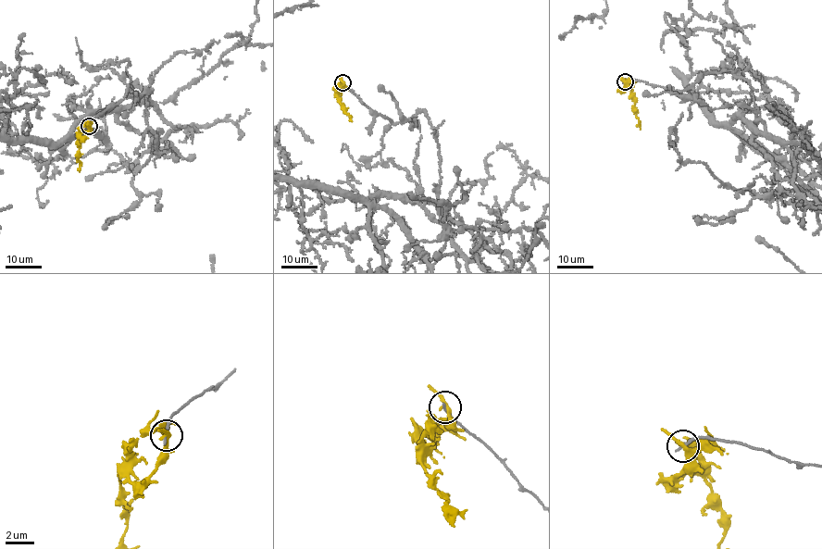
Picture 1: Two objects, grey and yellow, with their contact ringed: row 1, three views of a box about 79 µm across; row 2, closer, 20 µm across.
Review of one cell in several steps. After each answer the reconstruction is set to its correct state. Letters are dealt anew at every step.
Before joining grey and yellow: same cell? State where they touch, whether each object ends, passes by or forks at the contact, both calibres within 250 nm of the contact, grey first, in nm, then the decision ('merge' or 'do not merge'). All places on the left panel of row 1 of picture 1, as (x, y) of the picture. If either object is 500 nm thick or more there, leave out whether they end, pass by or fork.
place (89, 126); grey ends; yellow forks; calibres 200 and 240 nm; do not merge

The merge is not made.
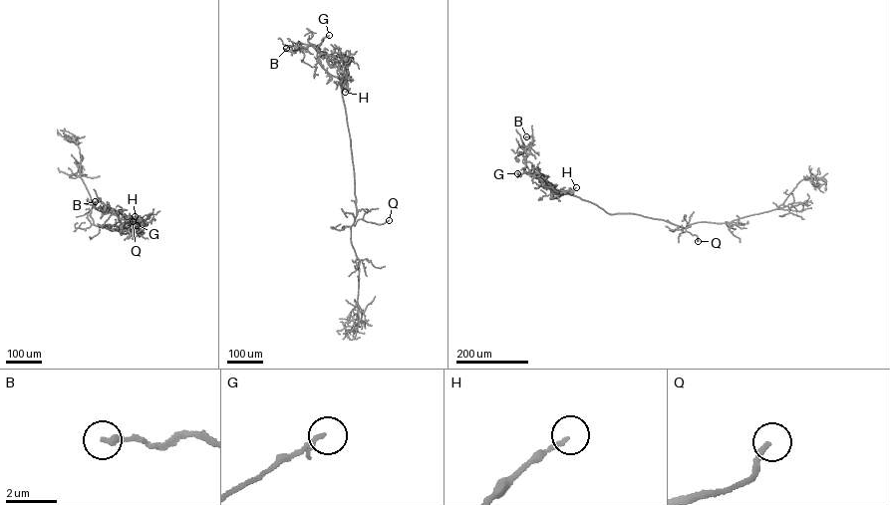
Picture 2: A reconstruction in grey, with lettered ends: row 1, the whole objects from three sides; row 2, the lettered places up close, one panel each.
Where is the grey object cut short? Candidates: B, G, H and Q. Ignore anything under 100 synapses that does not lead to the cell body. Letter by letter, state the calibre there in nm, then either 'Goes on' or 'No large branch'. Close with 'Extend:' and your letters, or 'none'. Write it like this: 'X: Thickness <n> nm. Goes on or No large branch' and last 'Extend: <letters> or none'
B: Thickness 240 nm. No large branch
G: Thickness 130 nm. No large branch
H: Thickness 150 nm. No large branch
Q: Thickness 240 nm. No large branch
Extend: none

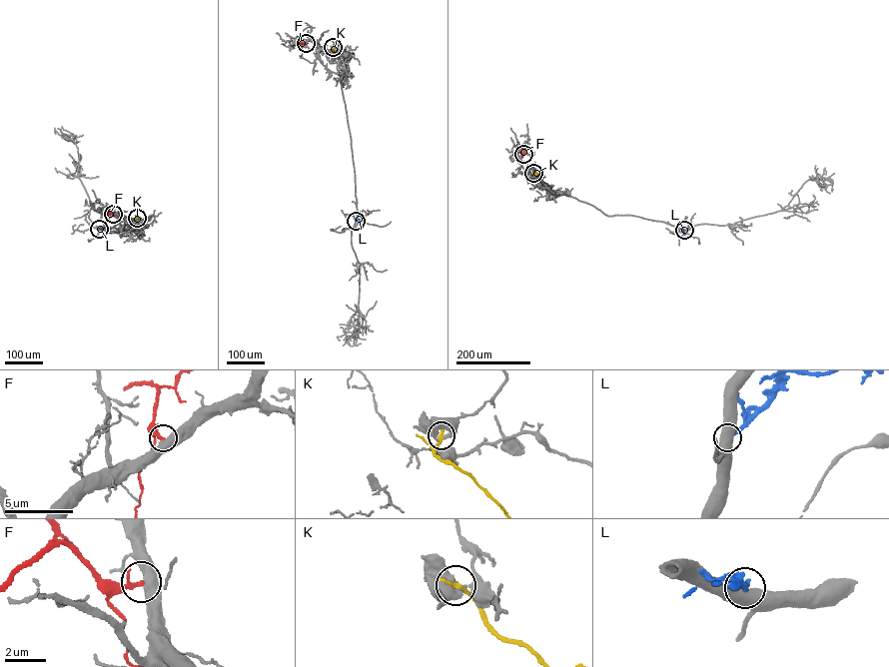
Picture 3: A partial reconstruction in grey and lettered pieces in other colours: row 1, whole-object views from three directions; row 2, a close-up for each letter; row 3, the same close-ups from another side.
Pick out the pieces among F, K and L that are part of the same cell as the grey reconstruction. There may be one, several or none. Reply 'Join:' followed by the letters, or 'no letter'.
Join: no letter

